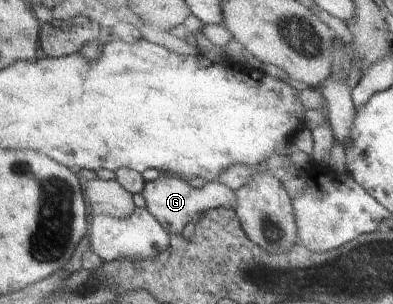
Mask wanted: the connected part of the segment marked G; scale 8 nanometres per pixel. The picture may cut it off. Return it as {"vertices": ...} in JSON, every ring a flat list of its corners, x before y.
{"vertices":[[162,174,156,180,146,182,142,195,145,199,146,207,158,217,159,221,165,225,172,235,177,234,178,236,183,235,183,231,185,231,187,223,197,223,197,221,200,219,200,215,206,211,209,211,210,209,236,209,236,193,232,189,229,189,226,185,223,185,221,182,207,182,205,187,197,189,192,185,189,185,188,179,184,179,183,177,175,176,173,174]]}

